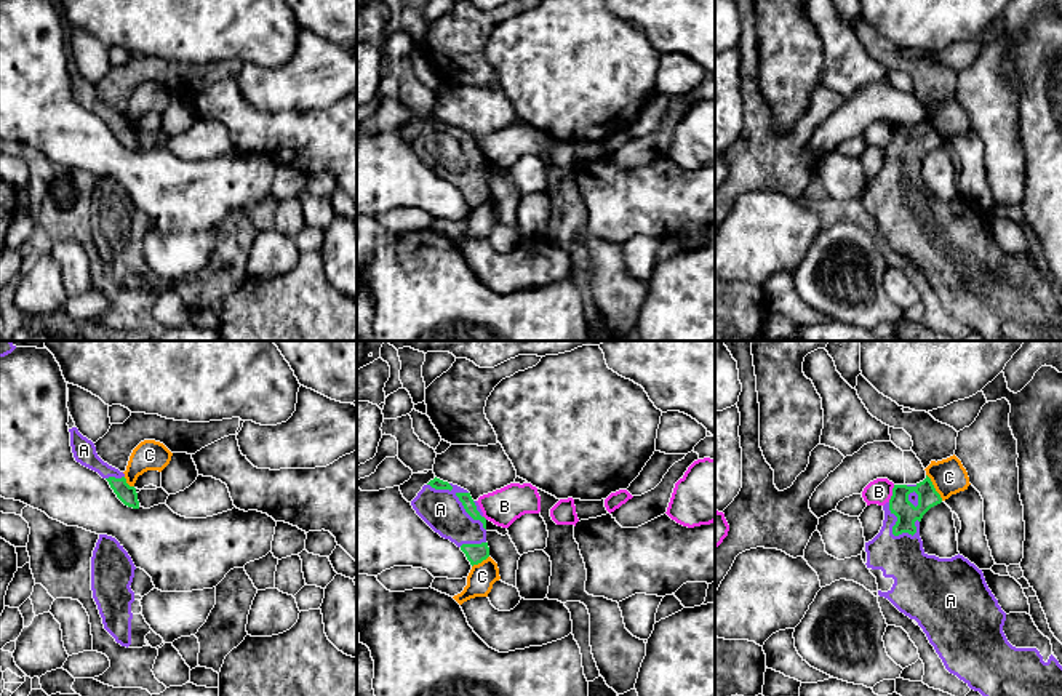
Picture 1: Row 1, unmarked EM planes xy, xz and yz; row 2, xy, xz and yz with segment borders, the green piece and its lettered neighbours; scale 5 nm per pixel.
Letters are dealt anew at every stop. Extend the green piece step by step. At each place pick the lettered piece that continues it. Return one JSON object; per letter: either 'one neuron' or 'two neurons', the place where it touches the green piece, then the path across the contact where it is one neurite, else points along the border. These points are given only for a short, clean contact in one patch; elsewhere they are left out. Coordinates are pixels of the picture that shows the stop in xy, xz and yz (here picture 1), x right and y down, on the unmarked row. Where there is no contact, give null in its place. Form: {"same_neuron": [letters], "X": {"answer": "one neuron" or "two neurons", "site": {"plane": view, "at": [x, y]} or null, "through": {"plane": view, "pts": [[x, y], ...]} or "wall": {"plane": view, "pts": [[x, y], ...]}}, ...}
{"same_neuron": ["A"], "A": {"answer": "one neuron", "site": {"plane": "yz", "at": [893, 170]}}, "B": {"answer": "two neurons", "site": {"plane": "yz", "at": [893, 135]}, "wall": {"plane": "yz", "pts": [[894, 127], [888, 143]]}}, "C": {"answer": "two neurons", "site": {"plane": "yz", "at": [933, 128]}, "wall": {"plane": "yz", "pts": [[926, 116], [942, 141]]}}}

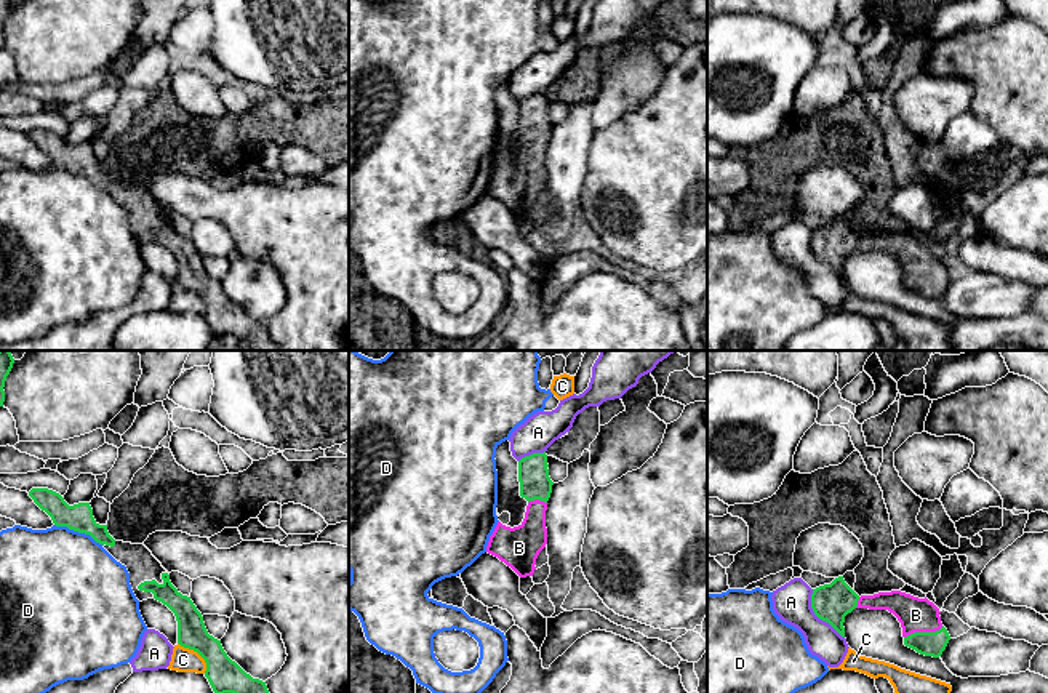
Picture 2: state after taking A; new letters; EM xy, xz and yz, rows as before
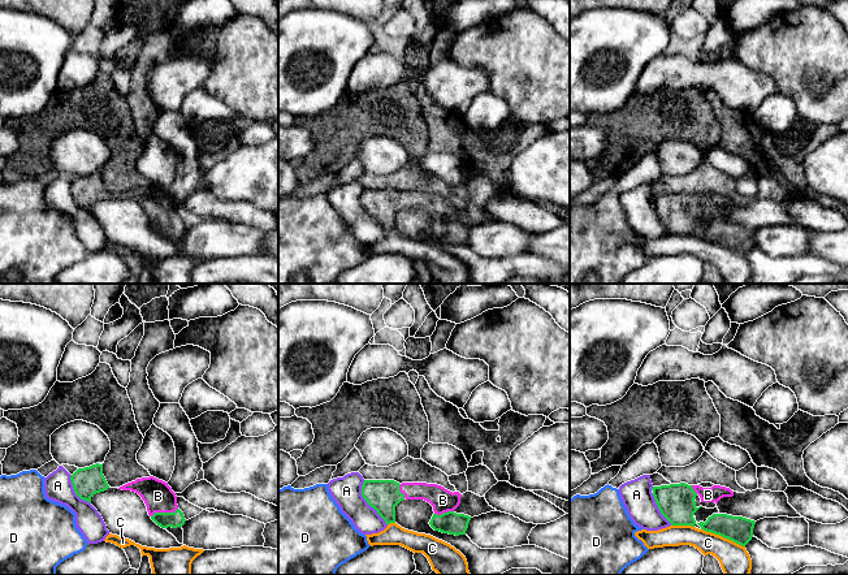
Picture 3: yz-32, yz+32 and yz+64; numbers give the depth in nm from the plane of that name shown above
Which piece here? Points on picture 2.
{"same_neuron": ["B"], "A": {"answer": "two neurons", "site": {"plane": "yz", "at": [818, 258]}, "wall": {"plane": "yz", "pts": [[812, 231], [812, 252], [844, 279]]}}, "B": {"answer": "one neuron", "site": {"plane": "yz", "at": [924, 274]}}, "C": {"answer": "two neurons", "site": {"plane": "xy", "at": [197, 293]}}, "D": {"answer": "two neurons", "site": {"plane": "xy", "at": [79, 173]}}}

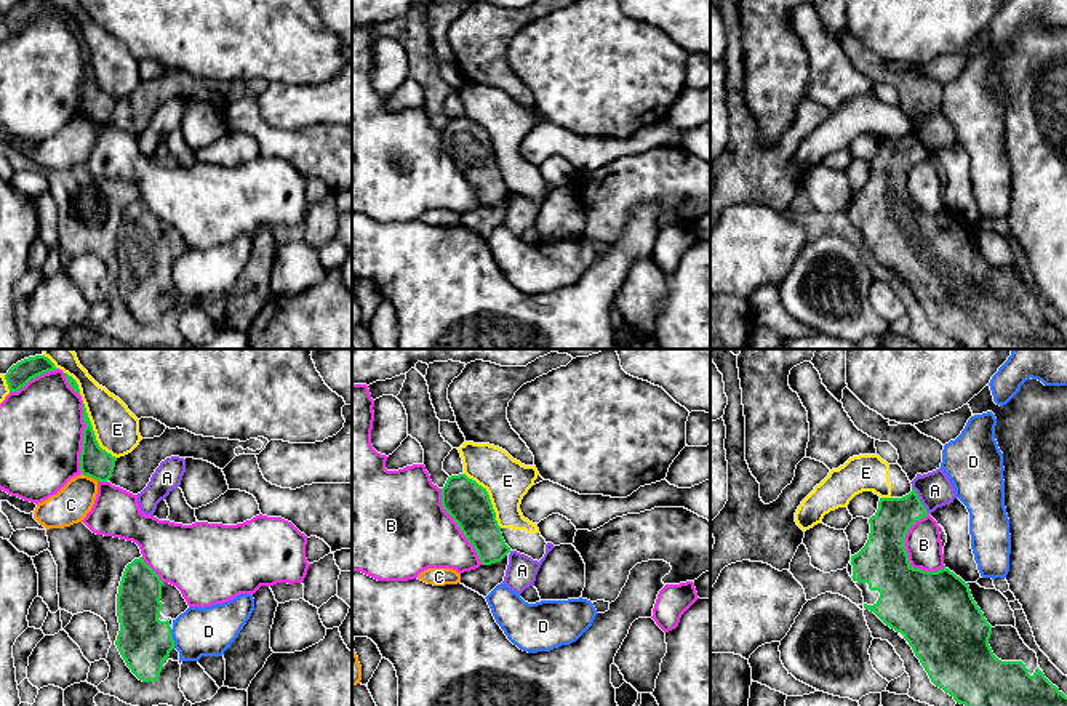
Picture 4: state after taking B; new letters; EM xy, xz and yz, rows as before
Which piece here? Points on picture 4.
{"same_neuron": [], "A": {"answer": "two neurons", "site": {"plane": "yz", "at": [919, 141]}}, "B": {"answer": "two neurons", "site": {"plane": "yz", "at": [904, 191]}}, "C": {"answer": "two neurons", "site": {"plane": "xy", "at": [90, 117]}}, "D": {"answer": "two neurons", "site": {"plane": "xy", "at": [171, 280]}}, "E": {"answer": "two neurons", "site": {"plane": "xz", "at": [488, 140]}}}

